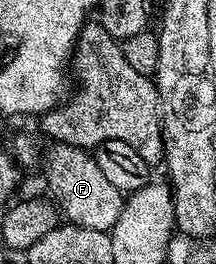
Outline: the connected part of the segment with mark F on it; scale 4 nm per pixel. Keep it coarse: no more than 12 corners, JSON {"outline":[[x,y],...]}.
{"outline":[[45,148],[40,171],[67,224],[109,233],[124,193],[93,154]]}

